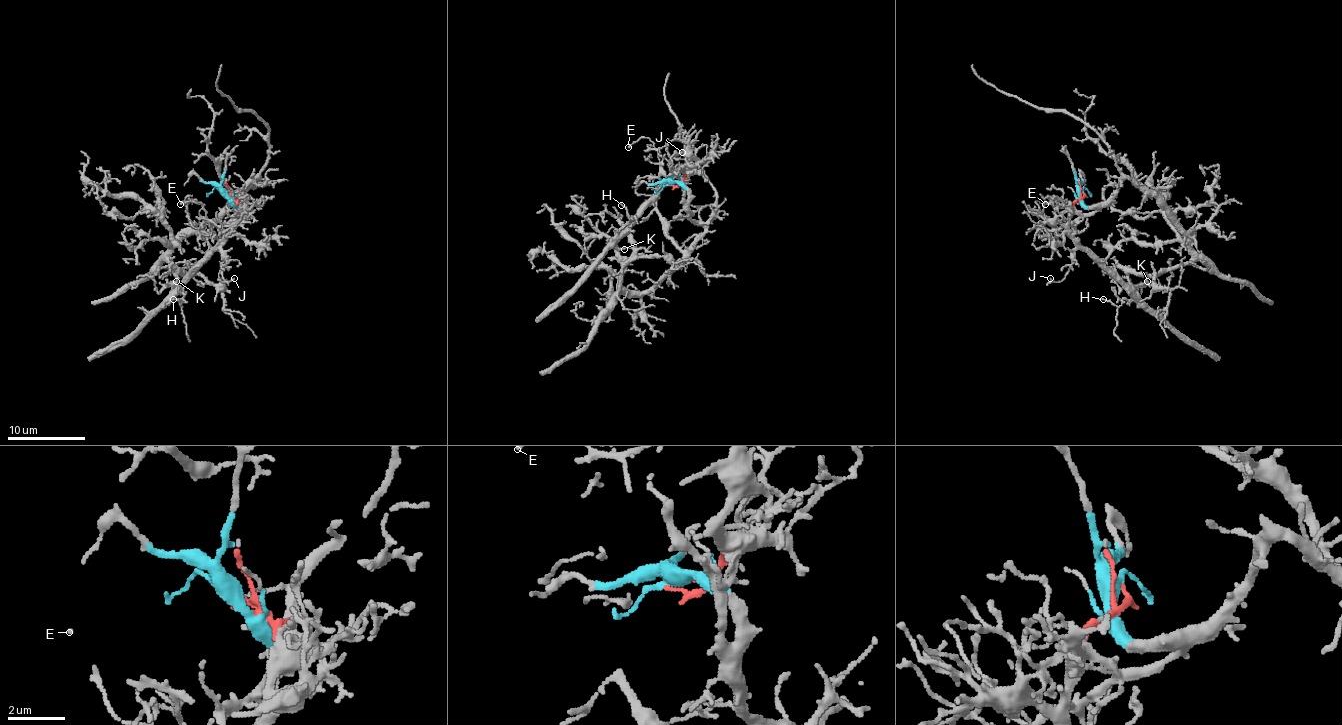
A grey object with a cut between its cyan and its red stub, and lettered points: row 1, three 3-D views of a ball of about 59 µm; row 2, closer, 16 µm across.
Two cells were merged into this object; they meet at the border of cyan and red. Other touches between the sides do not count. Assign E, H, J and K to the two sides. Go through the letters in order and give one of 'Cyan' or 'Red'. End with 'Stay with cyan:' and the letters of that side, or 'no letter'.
E: Red
H: Red
J: Red
K: Red
Stay with cyan: no letter

